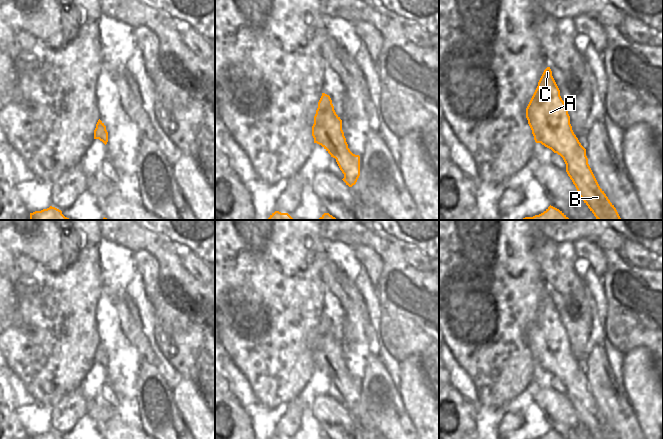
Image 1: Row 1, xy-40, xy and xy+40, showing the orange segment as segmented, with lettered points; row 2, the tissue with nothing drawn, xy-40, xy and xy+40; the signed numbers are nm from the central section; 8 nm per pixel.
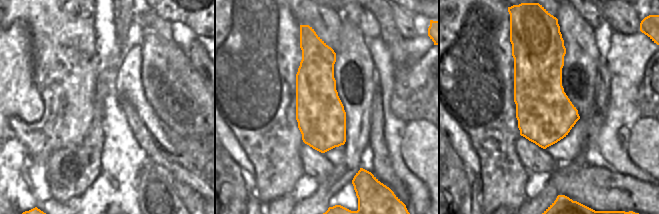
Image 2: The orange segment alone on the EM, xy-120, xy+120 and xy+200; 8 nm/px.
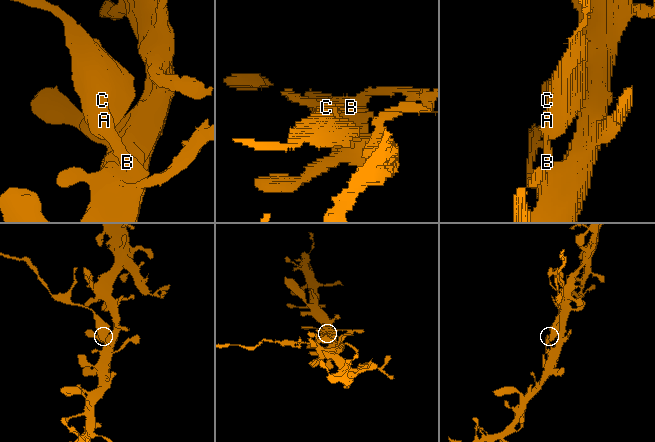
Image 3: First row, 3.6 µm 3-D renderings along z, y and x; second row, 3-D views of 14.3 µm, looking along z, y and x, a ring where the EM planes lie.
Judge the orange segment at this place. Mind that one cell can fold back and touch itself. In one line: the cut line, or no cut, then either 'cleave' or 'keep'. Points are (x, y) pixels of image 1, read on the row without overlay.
xy+40 (580, 368), (574, 381), (562, 381) | cleave

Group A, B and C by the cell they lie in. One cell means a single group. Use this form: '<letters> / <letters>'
A C / B

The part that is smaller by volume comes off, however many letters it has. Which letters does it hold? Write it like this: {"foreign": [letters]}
{"foreign": ["A", "C"]}

